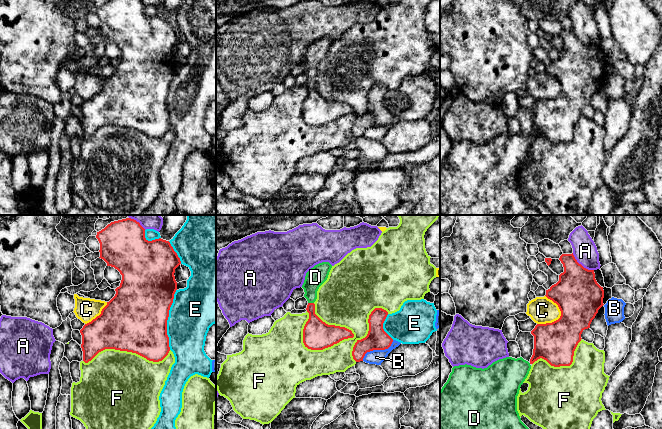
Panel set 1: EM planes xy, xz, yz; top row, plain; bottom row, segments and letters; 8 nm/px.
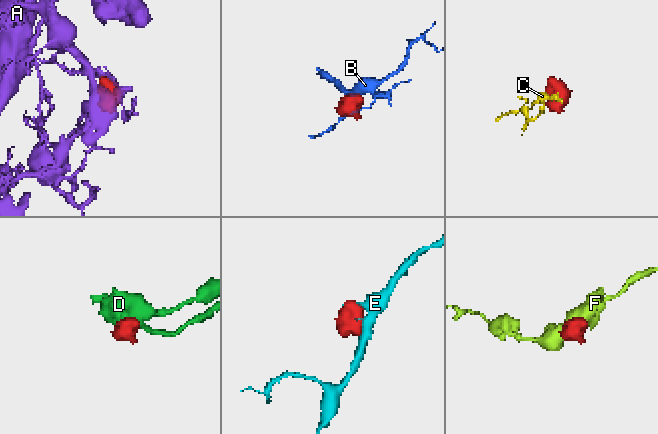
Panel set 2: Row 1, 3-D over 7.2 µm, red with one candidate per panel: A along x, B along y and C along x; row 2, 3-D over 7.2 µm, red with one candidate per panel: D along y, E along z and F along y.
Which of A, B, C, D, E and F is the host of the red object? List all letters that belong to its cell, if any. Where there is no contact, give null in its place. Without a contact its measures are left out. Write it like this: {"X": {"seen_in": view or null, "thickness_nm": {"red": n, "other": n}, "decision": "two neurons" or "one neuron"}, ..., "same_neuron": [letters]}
{"A": {"seen_in": "yz", "thickness_nm": {"red": 360, "other": 190}, "decision": "two neurons"}, "B": {"seen_in": "xz", "thickness_nm": {"red": 180, "other": 110}, "decision": "two neurons"}, "C": {"seen_in": "yz", "thickness_nm": {"red": 360, "other": 220}, "decision": "two neurons"}, "D": {"seen_in": "xz", "thickness_nm": {"red": 220, "other": 160}, "decision": "one neuron"}, "E": {"seen_in": "xy", "thickness_nm": {"red": 500, "other": 380}, "decision": "two neurons"}, "F": {"seen_in": "xz", "thickness_nm": {"red": 240, "other": 400}, "decision": "two neurons"}, "same_neuron": ["D"]}

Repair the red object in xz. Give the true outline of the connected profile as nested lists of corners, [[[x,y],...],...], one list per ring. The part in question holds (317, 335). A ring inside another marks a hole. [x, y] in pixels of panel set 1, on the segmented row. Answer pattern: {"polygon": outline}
{"polygon": [[[322,262],[311,268],[305,276],[302,288],[304,297],[308,301],[307,312],[309,319],[303,329],[303,343],[311,350],[323,350],[348,338],[353,338],[351,330],[328,325],[315,314],[315,304],[319,287],[327,280],[332,265],[329,262]]]}

